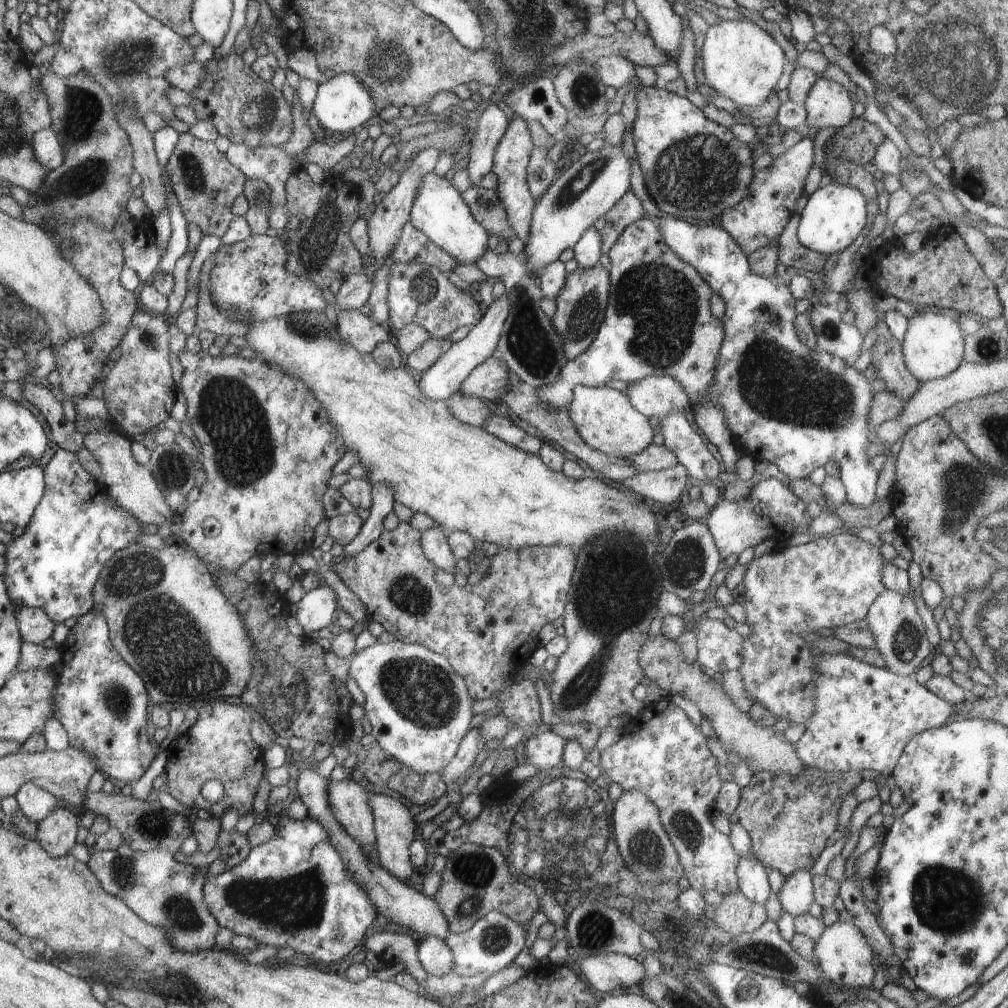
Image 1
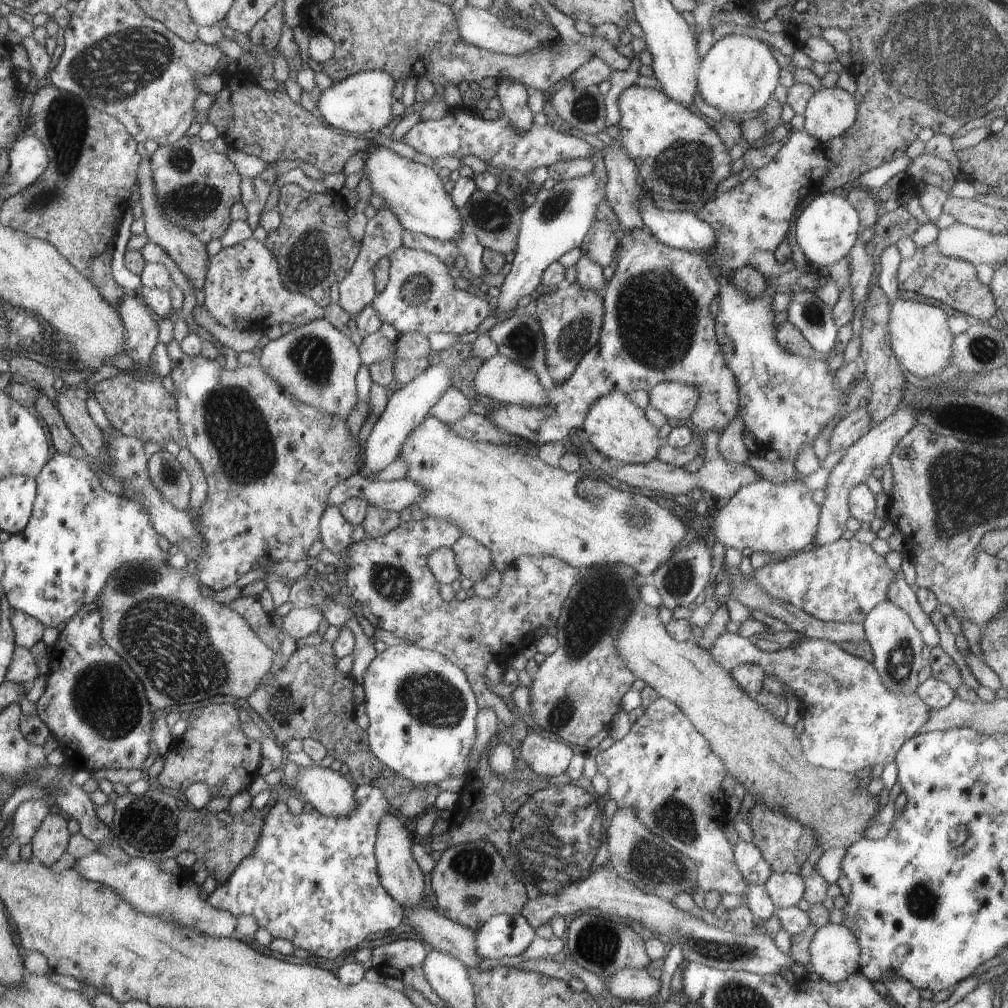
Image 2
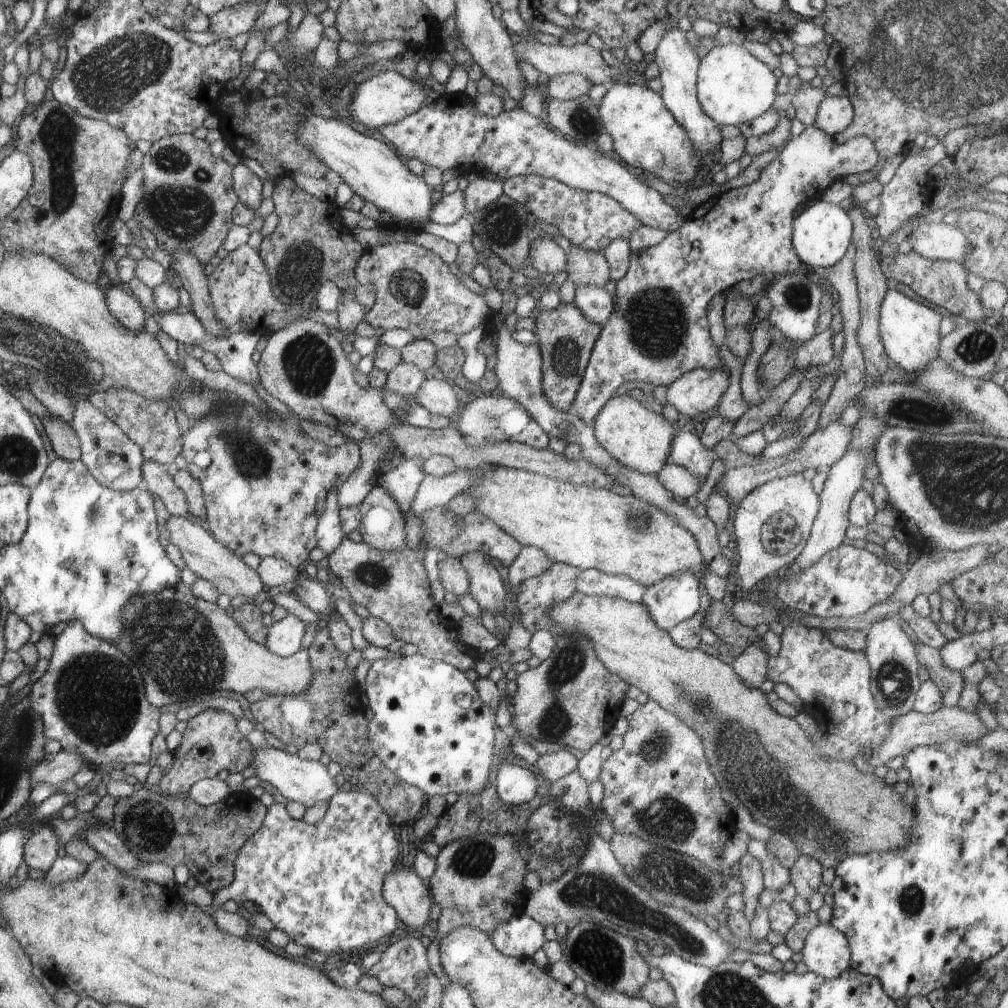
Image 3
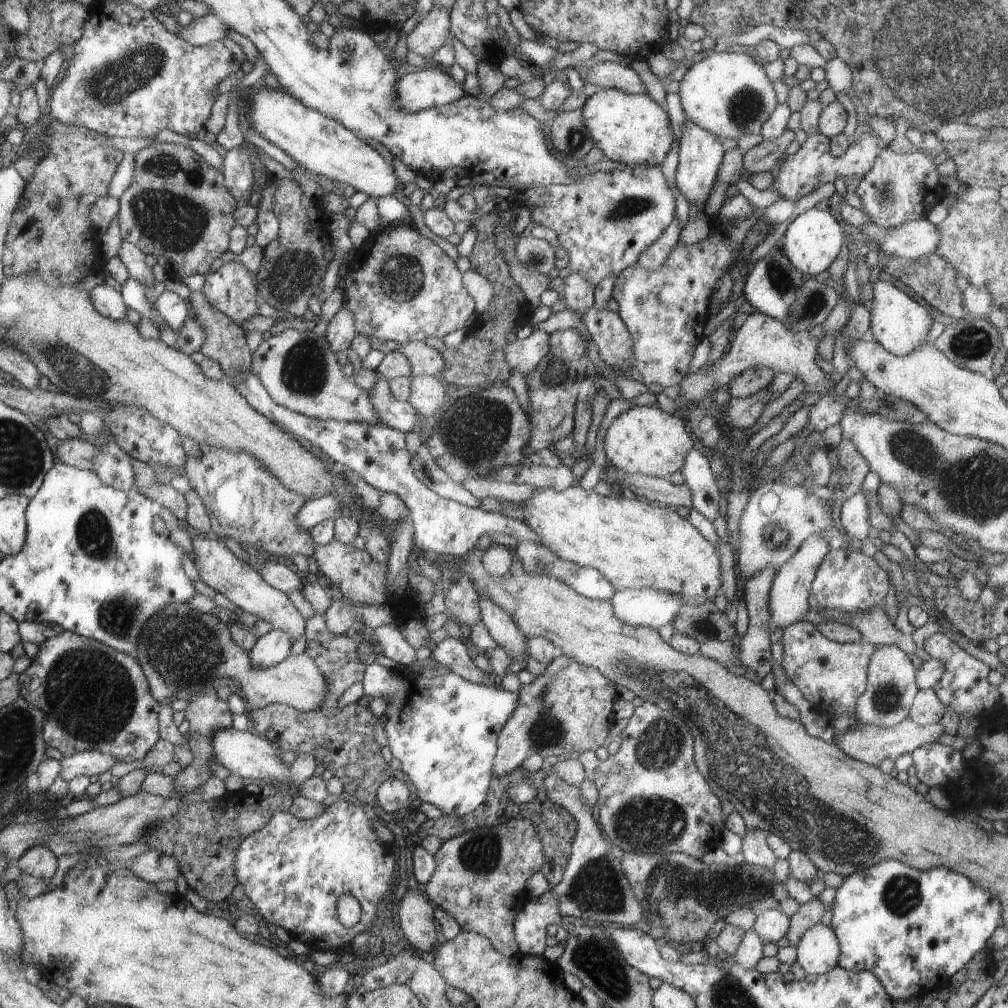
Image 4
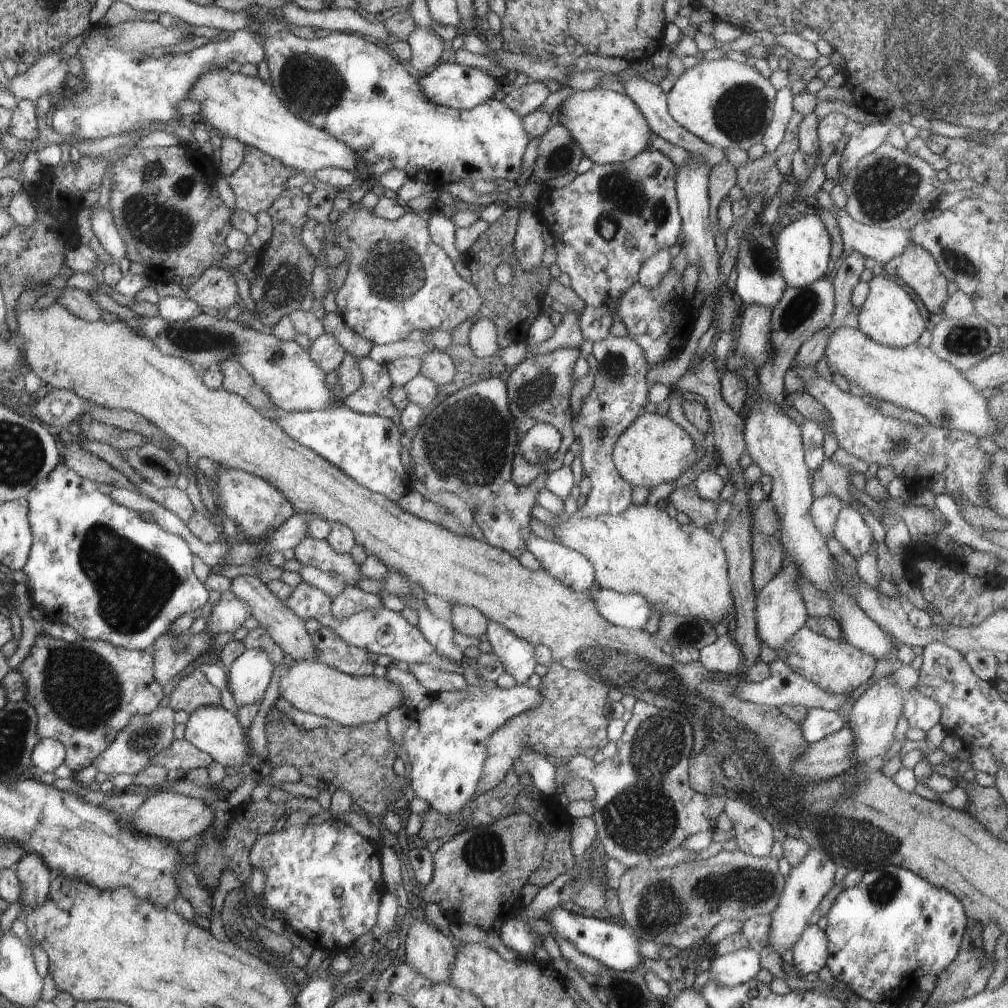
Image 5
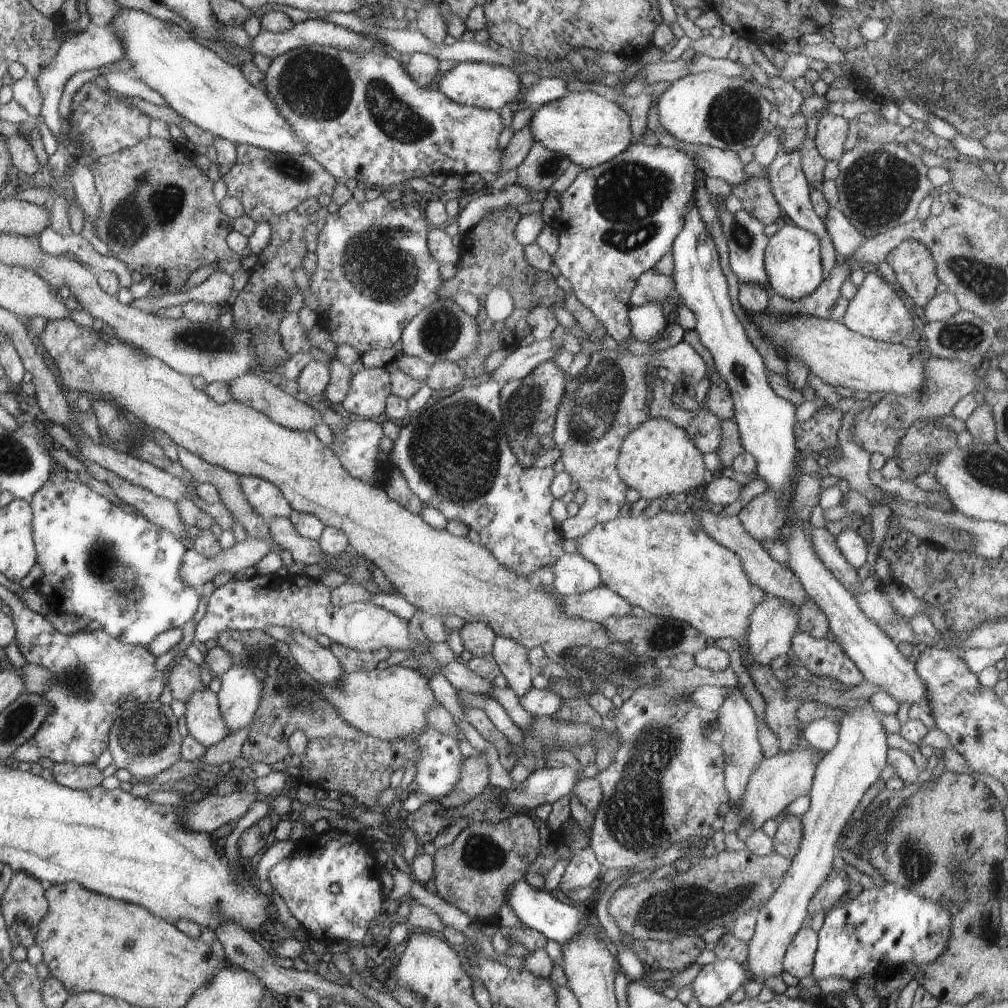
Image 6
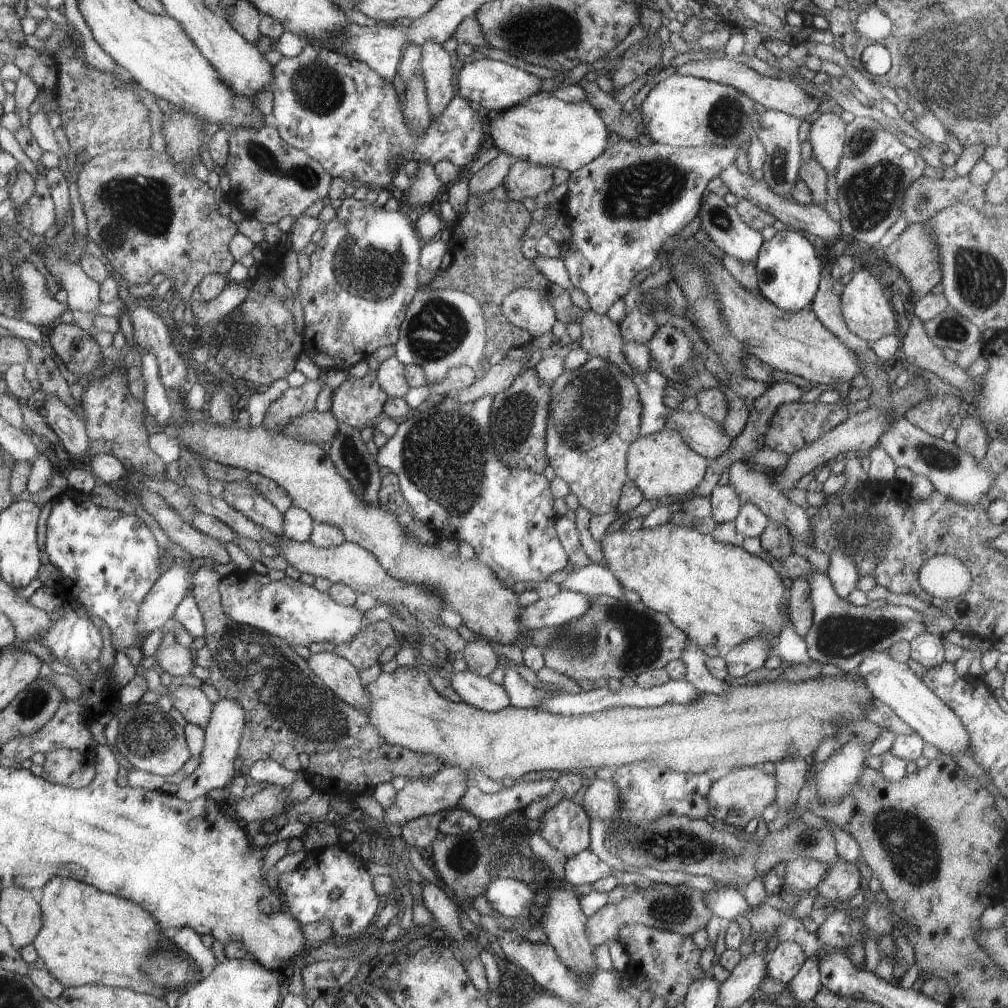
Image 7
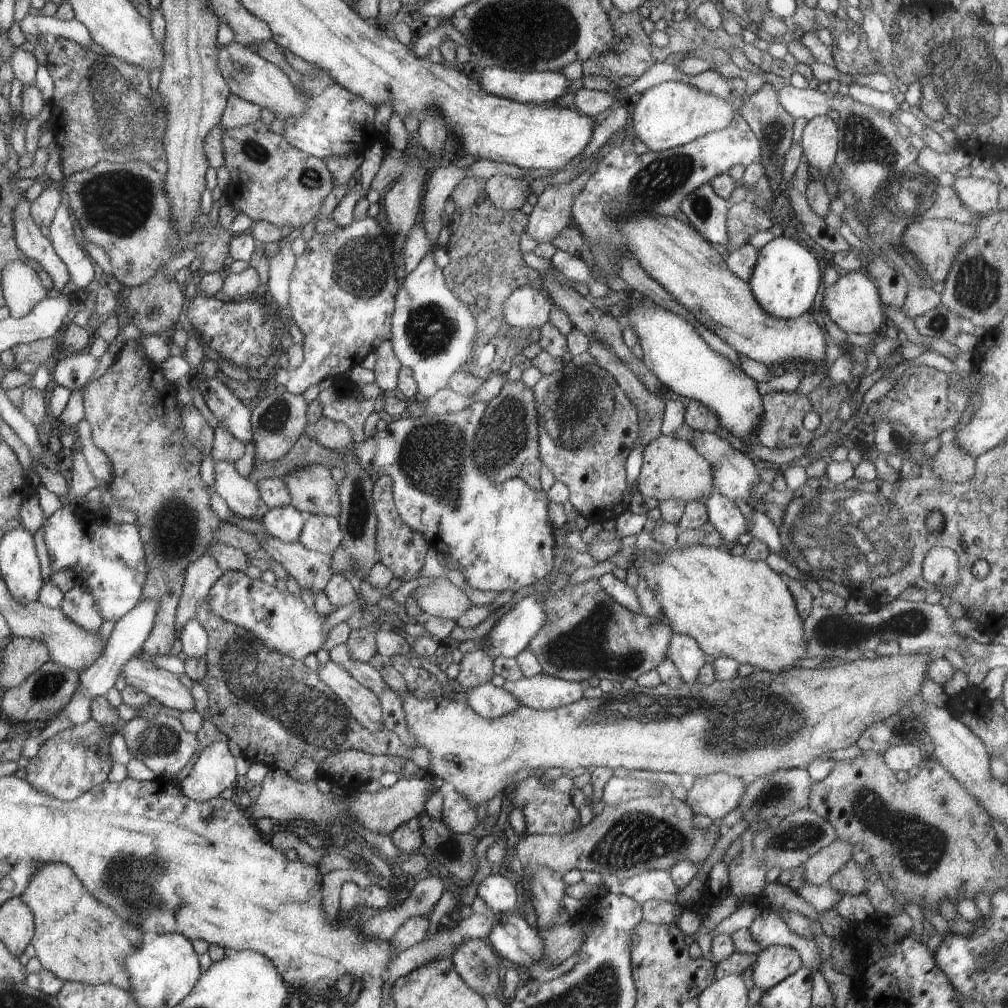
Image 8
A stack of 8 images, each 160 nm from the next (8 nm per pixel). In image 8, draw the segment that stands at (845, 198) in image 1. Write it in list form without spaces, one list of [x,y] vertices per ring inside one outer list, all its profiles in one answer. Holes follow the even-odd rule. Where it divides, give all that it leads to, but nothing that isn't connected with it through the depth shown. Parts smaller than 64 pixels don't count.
[[[784,236],[774,237],[760,251],[747,285],[762,310],[777,319],[795,319],[808,312],[814,305],[823,271],[814,257],[815,248],[806,242],[798,242]]]

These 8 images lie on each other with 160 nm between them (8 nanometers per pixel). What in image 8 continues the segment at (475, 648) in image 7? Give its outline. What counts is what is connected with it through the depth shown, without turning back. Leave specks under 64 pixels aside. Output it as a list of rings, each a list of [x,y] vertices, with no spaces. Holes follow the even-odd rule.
[[[479,645],[472,652],[464,654],[459,666],[460,672],[456,680],[466,691],[473,689],[475,686],[490,683],[495,675],[493,658],[490,658]]]

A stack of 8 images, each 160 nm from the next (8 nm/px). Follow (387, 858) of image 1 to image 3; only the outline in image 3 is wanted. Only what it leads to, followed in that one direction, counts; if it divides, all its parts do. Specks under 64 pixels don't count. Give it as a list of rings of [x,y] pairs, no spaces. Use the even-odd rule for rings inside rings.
[[[399,861],[397,866],[394,866],[386,876],[384,876],[383,883],[383,898],[386,903],[396,910],[398,918],[406,926],[415,928],[418,932],[421,931],[430,918],[430,911],[433,907],[433,900],[430,895],[429,887],[427,882],[422,880],[416,872],[408,872],[410,868],[406,868]]]

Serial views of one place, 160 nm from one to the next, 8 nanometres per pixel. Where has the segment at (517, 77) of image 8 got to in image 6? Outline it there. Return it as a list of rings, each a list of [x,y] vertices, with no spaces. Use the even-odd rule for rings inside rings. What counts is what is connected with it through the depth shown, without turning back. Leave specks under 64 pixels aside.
[[[461,62],[449,70],[439,82],[439,90],[454,102],[463,105],[477,106],[499,112],[503,106],[516,107],[519,103],[522,82],[520,75],[504,65],[488,64],[487,62]]]

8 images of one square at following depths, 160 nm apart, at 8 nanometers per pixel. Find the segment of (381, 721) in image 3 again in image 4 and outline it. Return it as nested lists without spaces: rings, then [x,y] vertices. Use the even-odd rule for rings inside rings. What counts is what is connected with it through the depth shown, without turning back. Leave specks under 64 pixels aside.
[[[378,663],[365,668],[361,681],[366,695],[372,699],[386,698],[386,710],[380,720],[385,725],[388,748],[402,763],[400,773],[407,774],[410,782],[416,786],[418,803],[434,804],[444,815],[457,817],[463,817],[477,809],[486,800],[497,753],[497,738],[516,708],[519,692],[506,691],[497,681],[486,686],[476,684],[448,670],[429,679],[408,668],[393,675]]]

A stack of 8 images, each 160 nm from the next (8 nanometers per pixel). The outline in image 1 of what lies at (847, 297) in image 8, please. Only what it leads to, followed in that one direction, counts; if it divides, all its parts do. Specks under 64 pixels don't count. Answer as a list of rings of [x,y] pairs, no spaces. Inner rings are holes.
[[[914,309],[901,342],[905,365],[920,383],[944,378],[962,364],[966,335],[968,332],[962,330],[958,321],[952,317],[930,310],[919,312]]]

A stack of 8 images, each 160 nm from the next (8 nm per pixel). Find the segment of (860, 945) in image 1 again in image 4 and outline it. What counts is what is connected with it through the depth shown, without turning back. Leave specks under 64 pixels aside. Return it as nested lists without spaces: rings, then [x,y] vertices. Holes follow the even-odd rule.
[[[821,922],[811,926],[796,946],[798,966],[808,975],[820,976],[838,964],[840,945],[832,927]]]

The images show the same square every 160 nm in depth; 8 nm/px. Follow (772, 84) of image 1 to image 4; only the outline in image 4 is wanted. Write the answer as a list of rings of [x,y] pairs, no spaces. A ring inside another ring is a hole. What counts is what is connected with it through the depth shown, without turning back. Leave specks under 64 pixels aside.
[[[726,50],[695,62],[680,81],[677,94],[686,119],[722,140],[737,140],[740,136],[761,134],[762,125],[779,105],[772,83],[756,60]]]

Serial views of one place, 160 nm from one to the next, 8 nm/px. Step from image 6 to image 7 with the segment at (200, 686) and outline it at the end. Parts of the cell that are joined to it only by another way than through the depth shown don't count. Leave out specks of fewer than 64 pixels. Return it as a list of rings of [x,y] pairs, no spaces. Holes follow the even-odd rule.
[[[166,631],[159,644],[158,668],[176,676],[191,675],[194,666],[194,653],[188,647],[180,645],[172,632]]]

